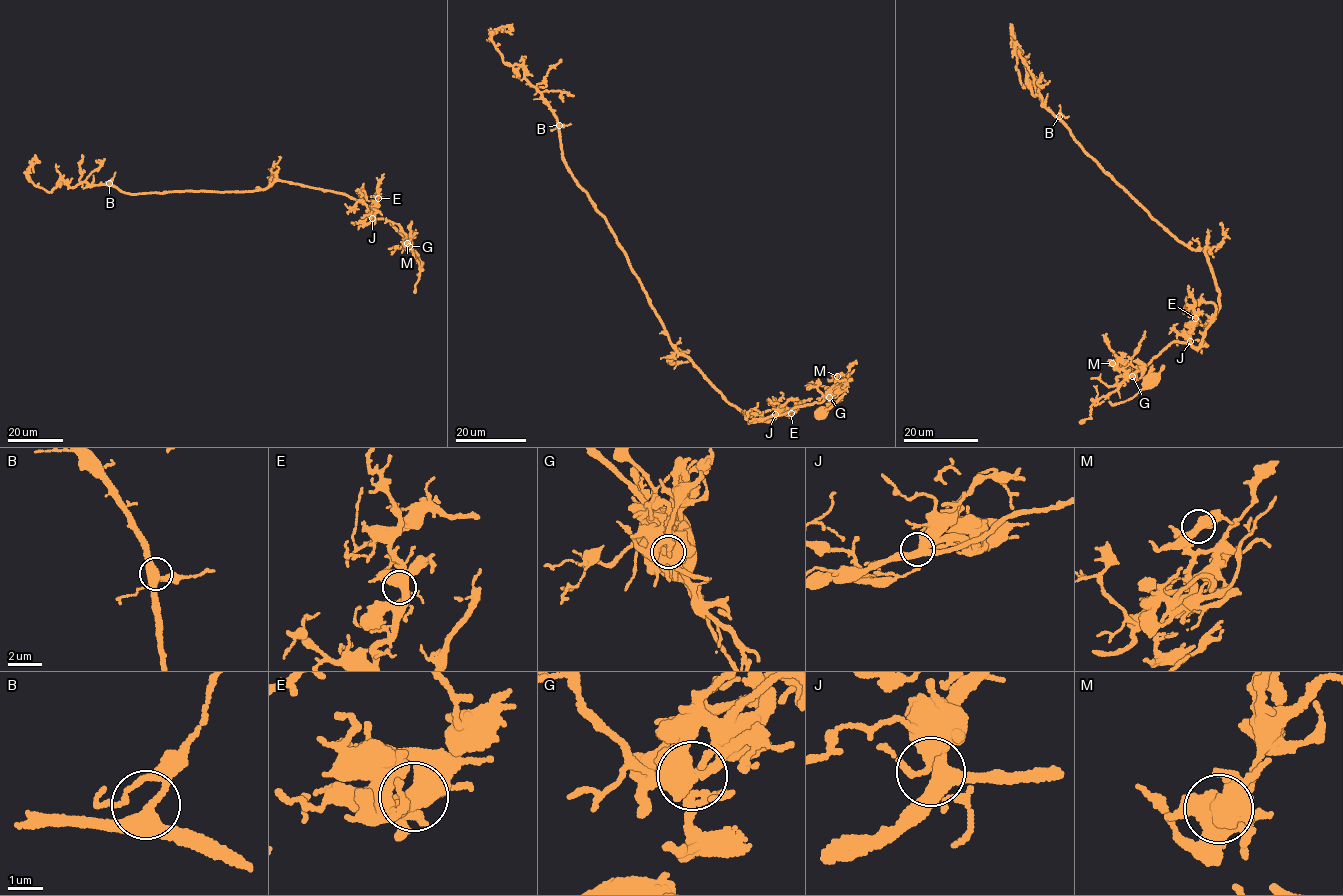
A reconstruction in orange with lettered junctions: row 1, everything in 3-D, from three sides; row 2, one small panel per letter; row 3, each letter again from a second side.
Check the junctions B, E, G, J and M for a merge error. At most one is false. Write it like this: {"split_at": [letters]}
{"split_at": ["G"]}

